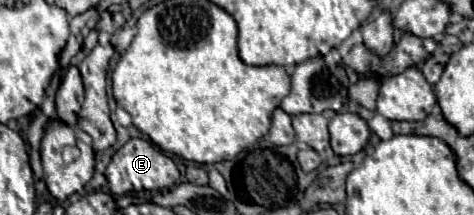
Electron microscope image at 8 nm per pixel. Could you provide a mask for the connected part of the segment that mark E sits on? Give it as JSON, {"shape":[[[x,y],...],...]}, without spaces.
{"shape":[[[131,138],[117,154],[113,155],[109,165],[119,166],[107,167],[105,171],[110,193],[115,196],[122,196],[130,191],[167,190],[179,182],[179,170],[175,162],[143,138]]]}

